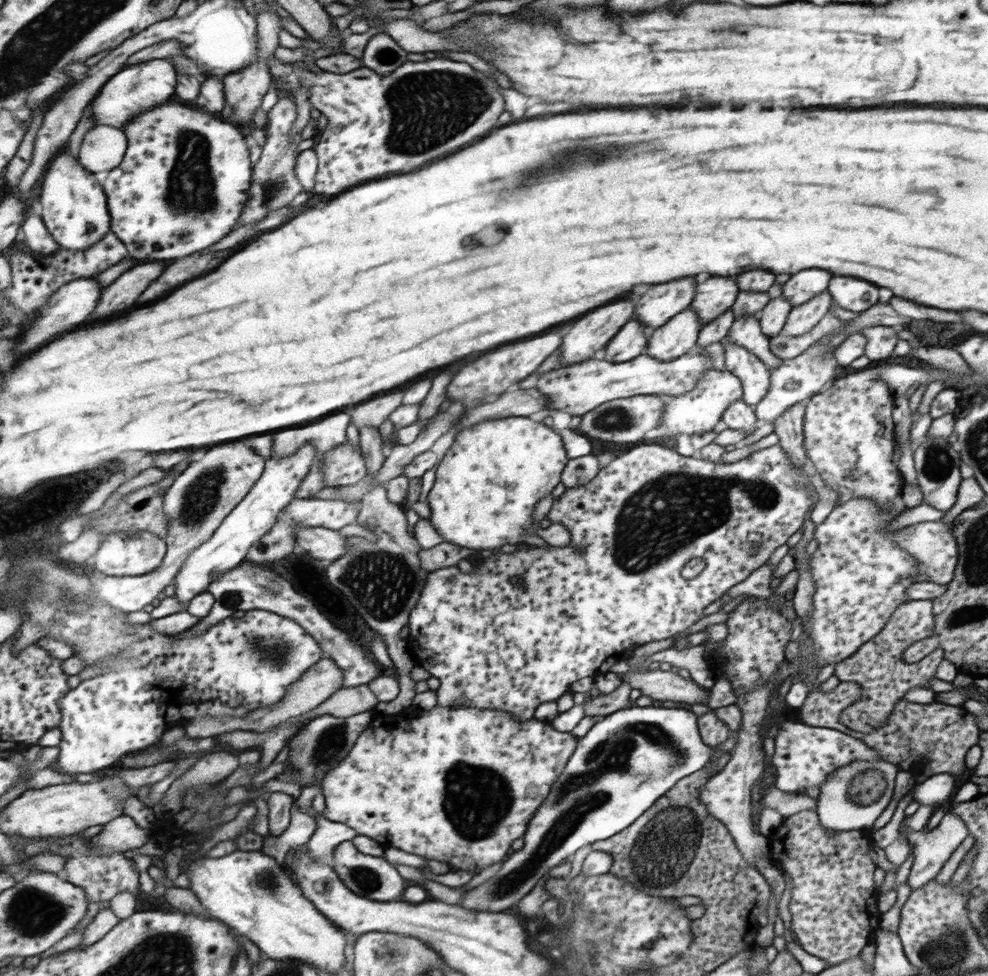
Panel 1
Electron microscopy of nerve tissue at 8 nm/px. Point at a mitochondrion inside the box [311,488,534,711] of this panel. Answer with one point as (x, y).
(388, 581)

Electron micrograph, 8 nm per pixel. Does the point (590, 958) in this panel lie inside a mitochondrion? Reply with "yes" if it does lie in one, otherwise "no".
yes

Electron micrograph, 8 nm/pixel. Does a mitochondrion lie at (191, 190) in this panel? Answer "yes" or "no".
yes

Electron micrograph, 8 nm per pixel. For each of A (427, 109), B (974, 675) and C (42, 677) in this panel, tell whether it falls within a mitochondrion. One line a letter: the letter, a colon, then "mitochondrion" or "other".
A: mitochondrion
B: other
C: other

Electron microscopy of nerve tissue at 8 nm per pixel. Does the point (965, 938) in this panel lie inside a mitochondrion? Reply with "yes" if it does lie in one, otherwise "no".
yes

